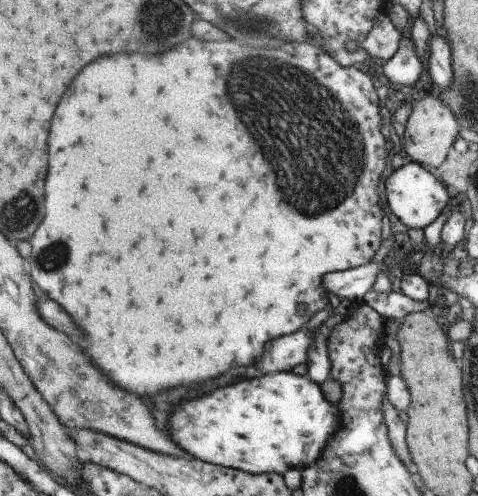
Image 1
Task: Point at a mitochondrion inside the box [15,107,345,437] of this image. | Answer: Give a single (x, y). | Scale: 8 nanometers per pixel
(47, 260)

